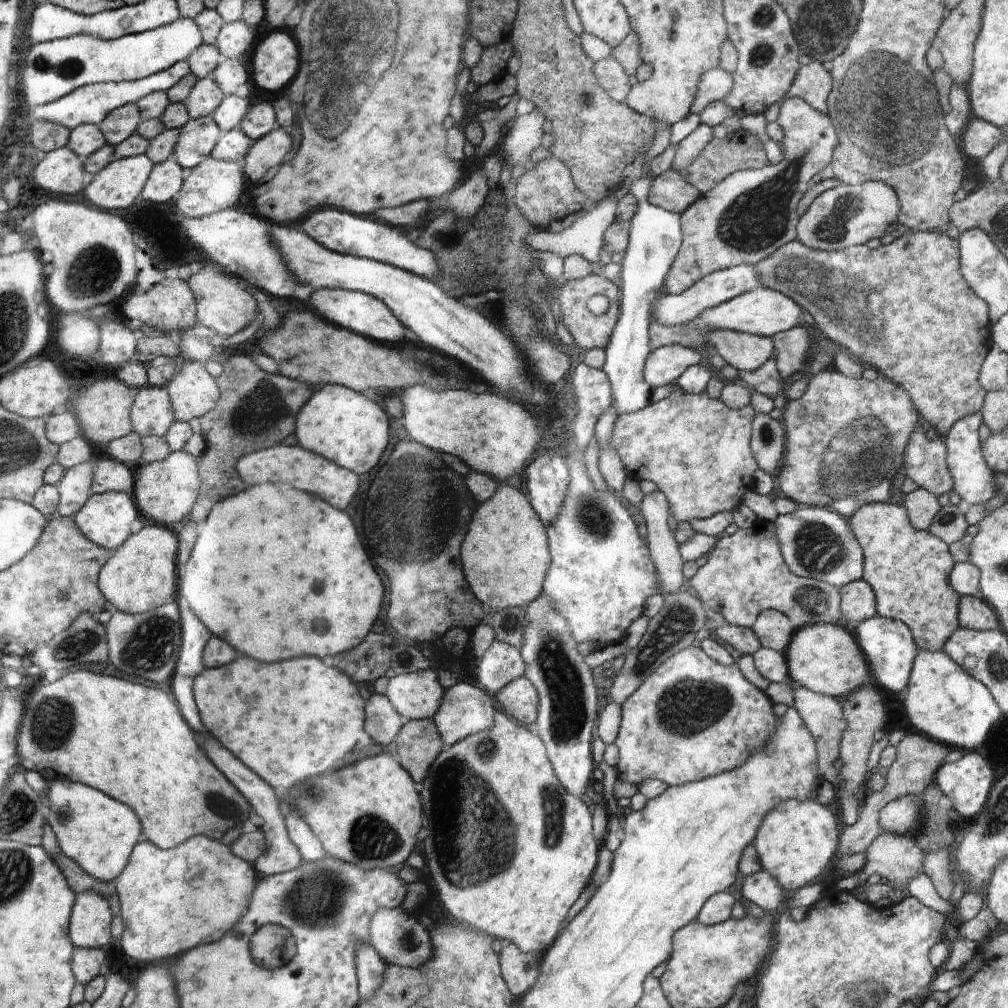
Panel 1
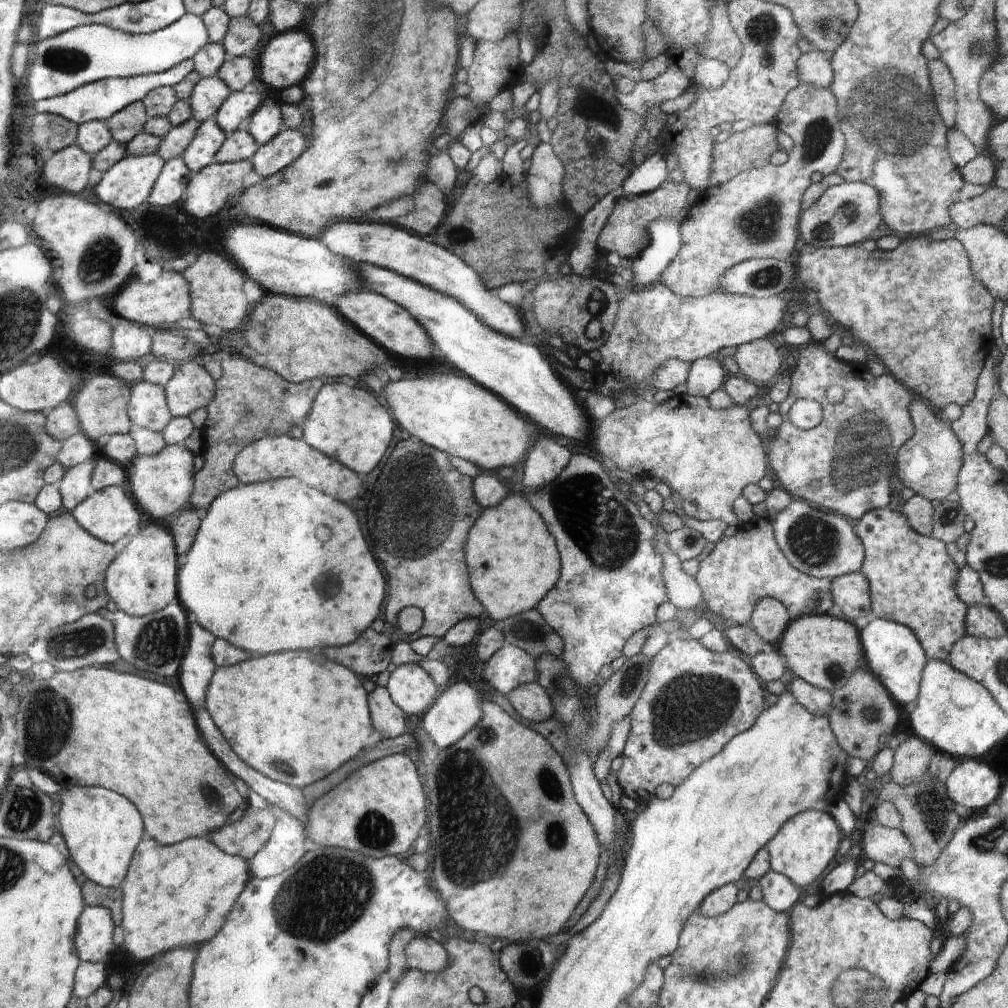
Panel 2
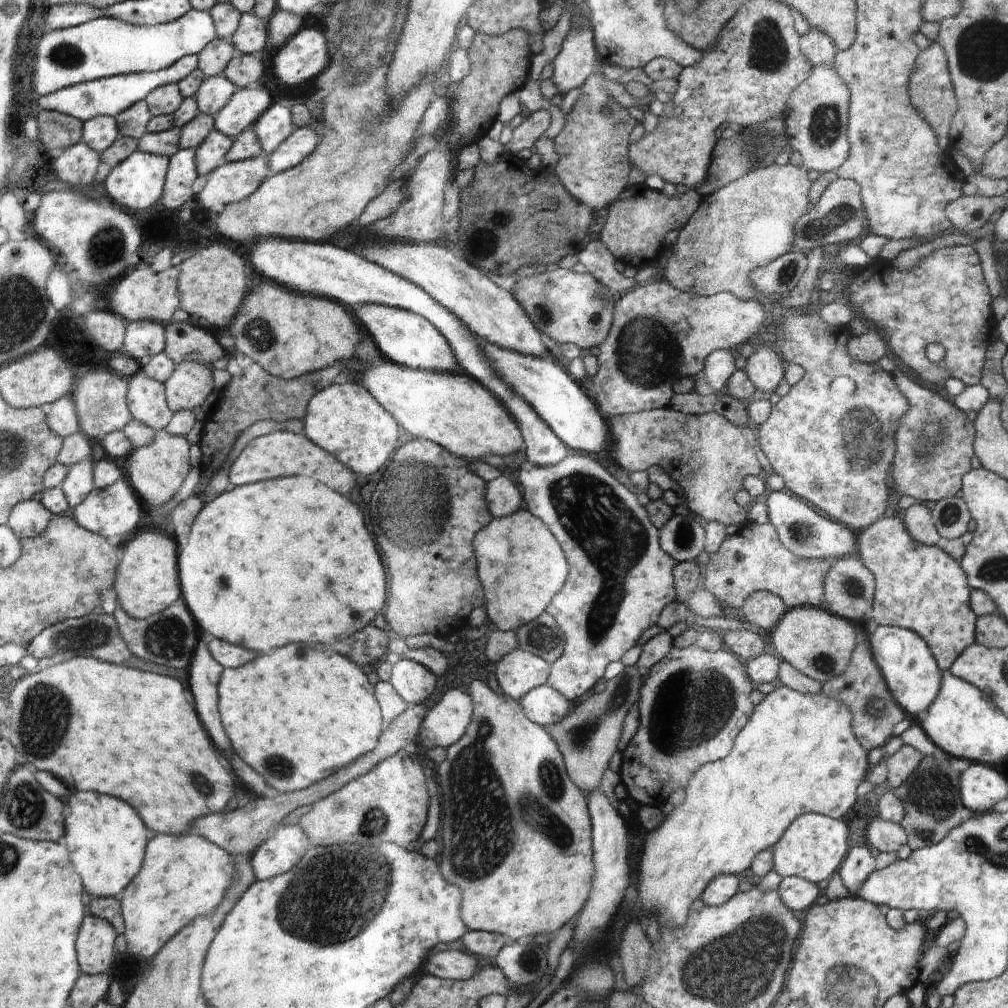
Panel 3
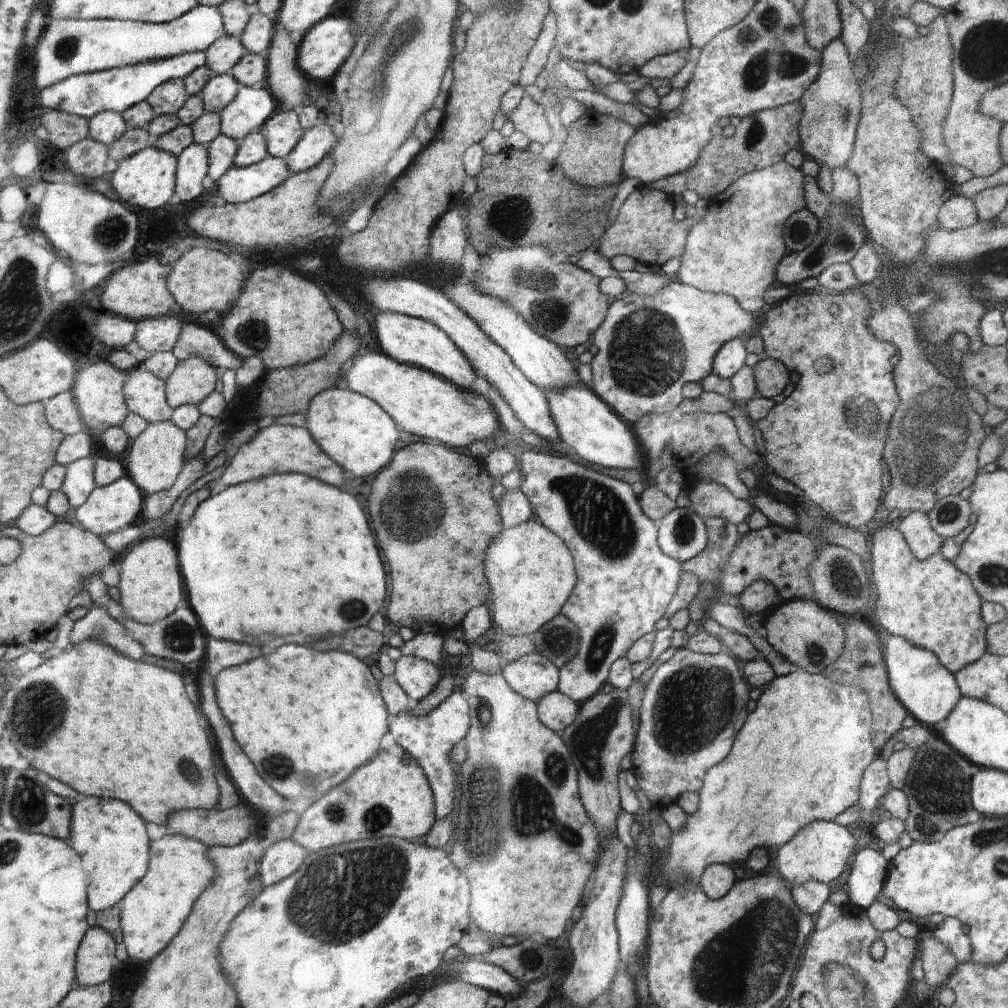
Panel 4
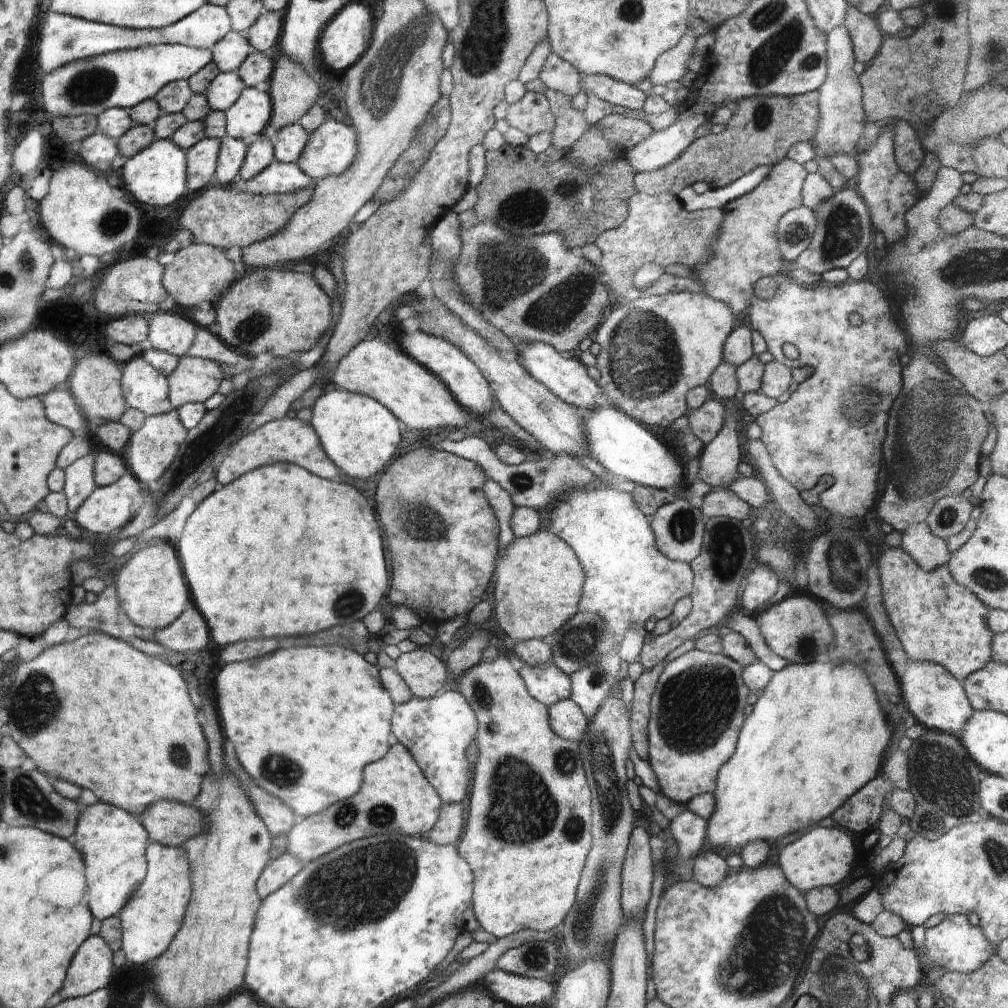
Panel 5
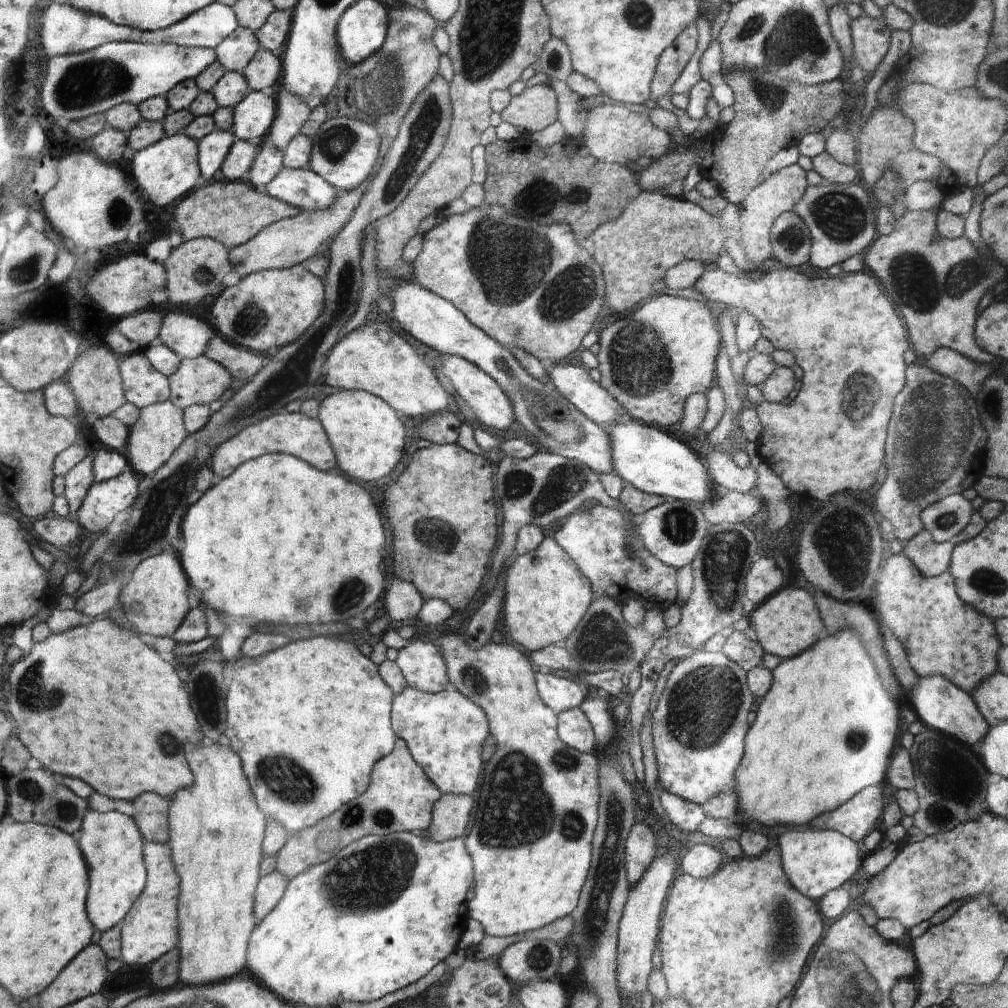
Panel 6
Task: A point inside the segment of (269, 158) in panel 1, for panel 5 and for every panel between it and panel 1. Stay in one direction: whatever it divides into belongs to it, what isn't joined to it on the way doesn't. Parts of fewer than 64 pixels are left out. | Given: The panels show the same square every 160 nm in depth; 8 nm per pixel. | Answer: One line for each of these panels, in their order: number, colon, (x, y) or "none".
2: (282, 151)
3: (302, 142)
4: (316, 143)
5: (332, 148)

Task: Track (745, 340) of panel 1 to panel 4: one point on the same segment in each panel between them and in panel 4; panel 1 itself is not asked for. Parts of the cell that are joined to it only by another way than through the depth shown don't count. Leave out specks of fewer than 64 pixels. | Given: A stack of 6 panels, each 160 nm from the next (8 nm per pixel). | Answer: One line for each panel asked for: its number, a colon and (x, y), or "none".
2: (759, 361)
3: (764, 368)
4: (772, 376)

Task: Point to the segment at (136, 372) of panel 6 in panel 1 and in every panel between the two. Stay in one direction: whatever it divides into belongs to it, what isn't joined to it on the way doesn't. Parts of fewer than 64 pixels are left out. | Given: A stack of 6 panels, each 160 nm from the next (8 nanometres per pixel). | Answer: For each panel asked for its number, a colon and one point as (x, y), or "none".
1: (152, 414)
2: (147, 407)
3: (147, 398)
4: (147, 398)
5: (147, 389)

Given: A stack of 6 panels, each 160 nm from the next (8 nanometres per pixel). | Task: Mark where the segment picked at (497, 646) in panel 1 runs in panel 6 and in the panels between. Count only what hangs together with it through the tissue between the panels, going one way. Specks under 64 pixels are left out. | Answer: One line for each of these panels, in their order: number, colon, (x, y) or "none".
2: (510, 666)
3: (518, 672)
4: (533, 676)
5: (548, 684)
6: (559, 693)

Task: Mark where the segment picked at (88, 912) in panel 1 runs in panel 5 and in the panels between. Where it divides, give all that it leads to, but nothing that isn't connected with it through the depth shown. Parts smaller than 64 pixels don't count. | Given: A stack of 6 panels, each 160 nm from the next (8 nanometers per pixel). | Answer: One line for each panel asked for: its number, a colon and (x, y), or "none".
2: (93, 938)
3: (95, 946)
4: (94, 965)
5: (91, 967)

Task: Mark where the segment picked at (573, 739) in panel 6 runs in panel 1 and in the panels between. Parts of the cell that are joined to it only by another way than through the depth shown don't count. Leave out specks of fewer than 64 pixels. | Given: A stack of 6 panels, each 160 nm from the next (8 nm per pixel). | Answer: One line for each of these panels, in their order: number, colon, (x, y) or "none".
1: (519, 698)
2: (530, 701)
3: (545, 705)
4: (555, 710)
5: (568, 720)

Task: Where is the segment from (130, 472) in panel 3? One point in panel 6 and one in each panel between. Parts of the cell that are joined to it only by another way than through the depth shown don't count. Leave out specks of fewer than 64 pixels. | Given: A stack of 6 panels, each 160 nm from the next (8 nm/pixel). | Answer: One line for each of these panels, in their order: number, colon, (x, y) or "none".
4: (155, 458)
5: (151, 450)
6: (160, 429)

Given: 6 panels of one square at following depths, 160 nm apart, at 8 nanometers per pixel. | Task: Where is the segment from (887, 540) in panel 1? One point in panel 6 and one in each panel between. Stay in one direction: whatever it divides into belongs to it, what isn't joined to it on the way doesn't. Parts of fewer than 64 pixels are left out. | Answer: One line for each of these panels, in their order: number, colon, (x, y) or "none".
2: (913, 579)
3: (919, 587)
4: (931, 601)
5: (936, 619)
6: (942, 636)

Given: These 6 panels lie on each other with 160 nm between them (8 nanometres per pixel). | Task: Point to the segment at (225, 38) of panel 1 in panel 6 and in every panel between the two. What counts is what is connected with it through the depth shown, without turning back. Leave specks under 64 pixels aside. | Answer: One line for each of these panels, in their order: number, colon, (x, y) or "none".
2: (243, 35)
3: (250, 37)
4: (257, 36)
5: (266, 32)
6: (273, 34)

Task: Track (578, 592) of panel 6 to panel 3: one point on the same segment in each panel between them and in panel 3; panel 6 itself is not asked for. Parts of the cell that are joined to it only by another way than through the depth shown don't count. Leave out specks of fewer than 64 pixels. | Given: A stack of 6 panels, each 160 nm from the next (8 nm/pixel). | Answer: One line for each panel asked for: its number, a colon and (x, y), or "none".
3: (522, 566)
4: (530, 571)
5: (539, 578)

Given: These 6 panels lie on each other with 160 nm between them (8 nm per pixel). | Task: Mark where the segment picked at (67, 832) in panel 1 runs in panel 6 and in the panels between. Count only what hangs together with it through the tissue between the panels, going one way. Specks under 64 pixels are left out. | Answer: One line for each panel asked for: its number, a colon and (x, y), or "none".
2: (101, 829)
3: (108, 839)
4: (112, 837)
5: (113, 842)
6: (112, 845)

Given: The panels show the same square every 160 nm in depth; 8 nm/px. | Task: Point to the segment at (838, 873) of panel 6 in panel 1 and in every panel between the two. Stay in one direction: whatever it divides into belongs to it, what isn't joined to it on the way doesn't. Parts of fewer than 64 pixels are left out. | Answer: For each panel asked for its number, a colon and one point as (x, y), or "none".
1: (796, 840)
2: (805, 845)
3: (812, 848)
4: (820, 851)
5: (823, 857)

